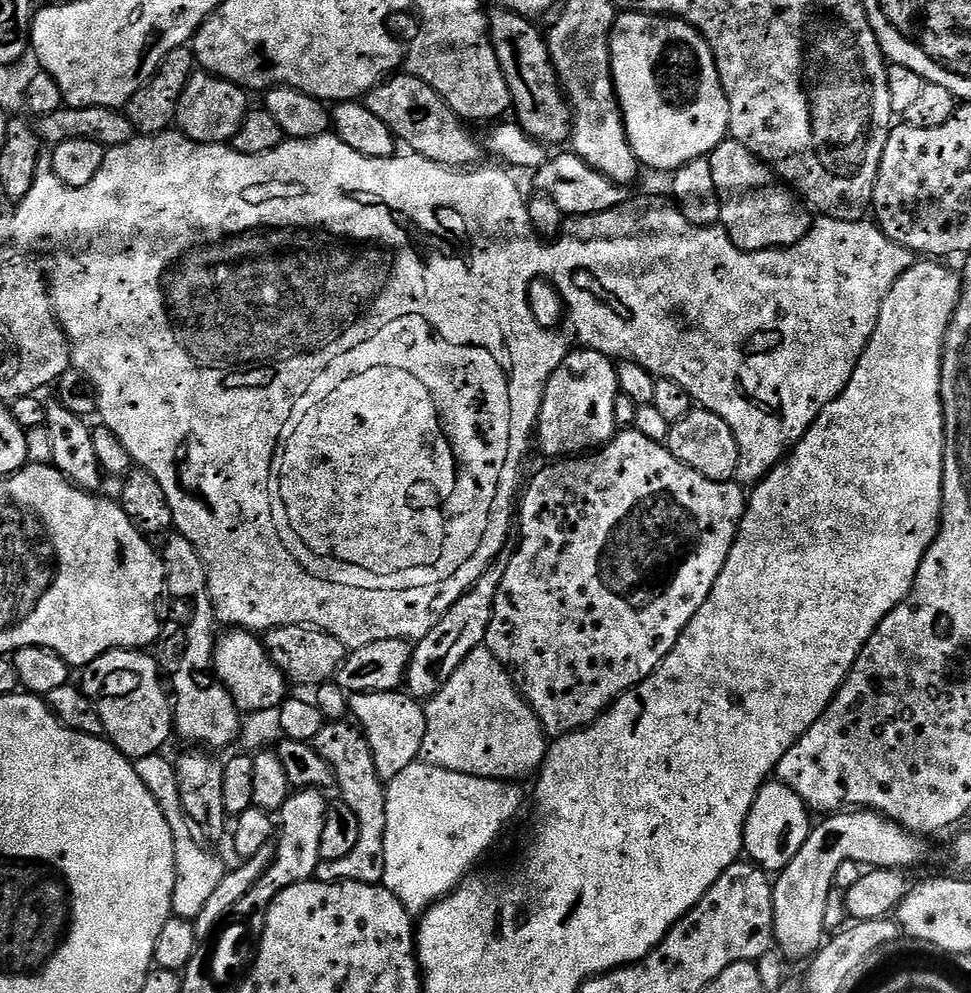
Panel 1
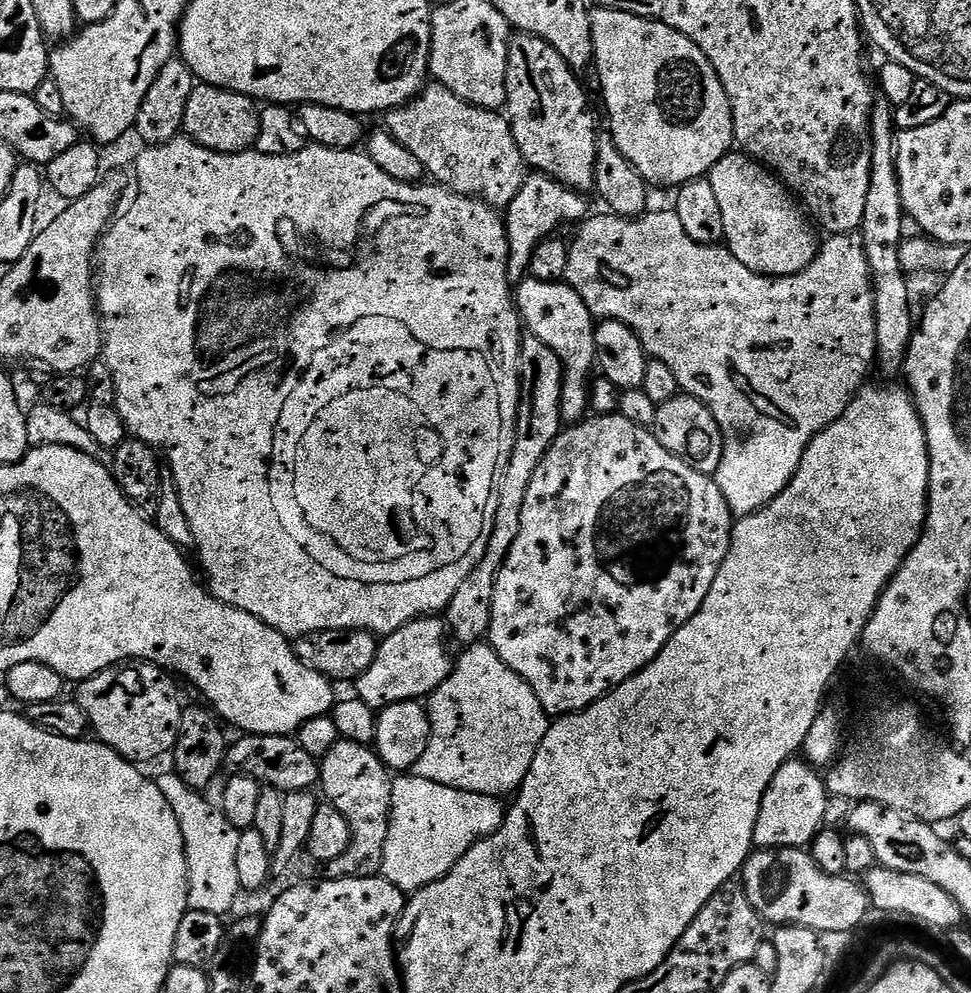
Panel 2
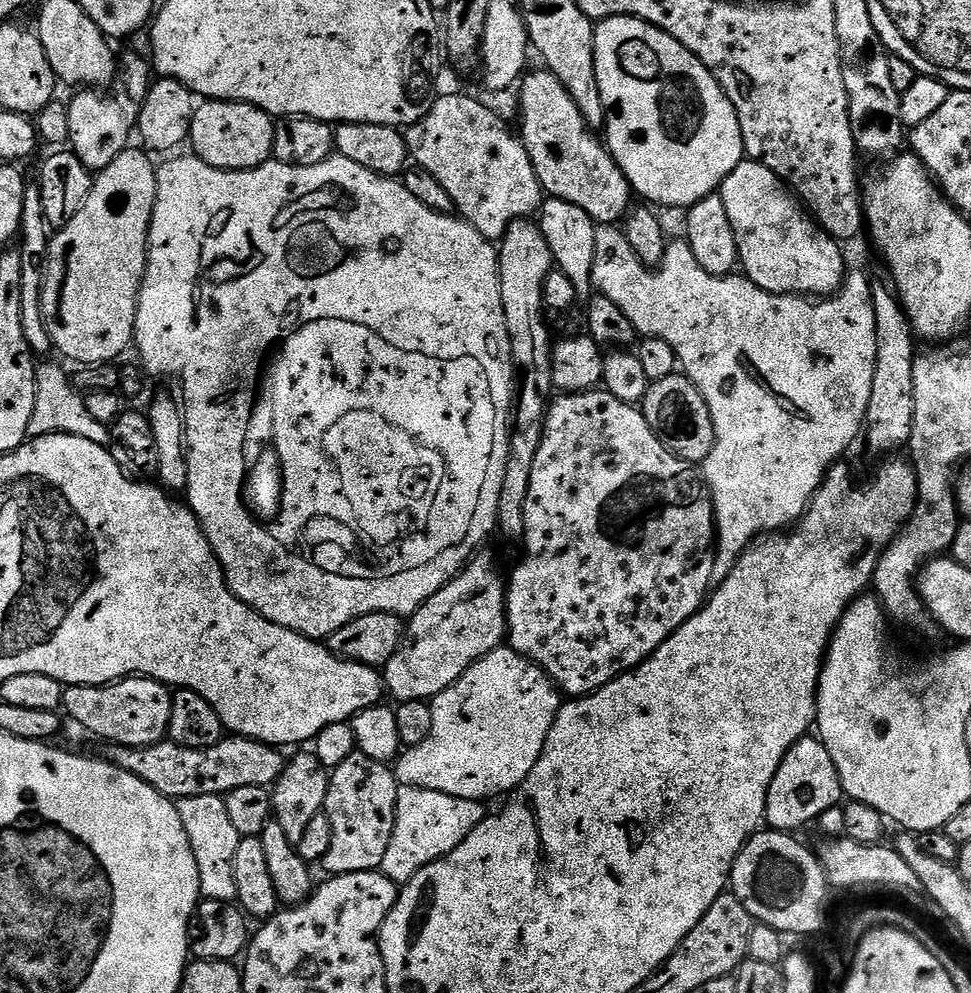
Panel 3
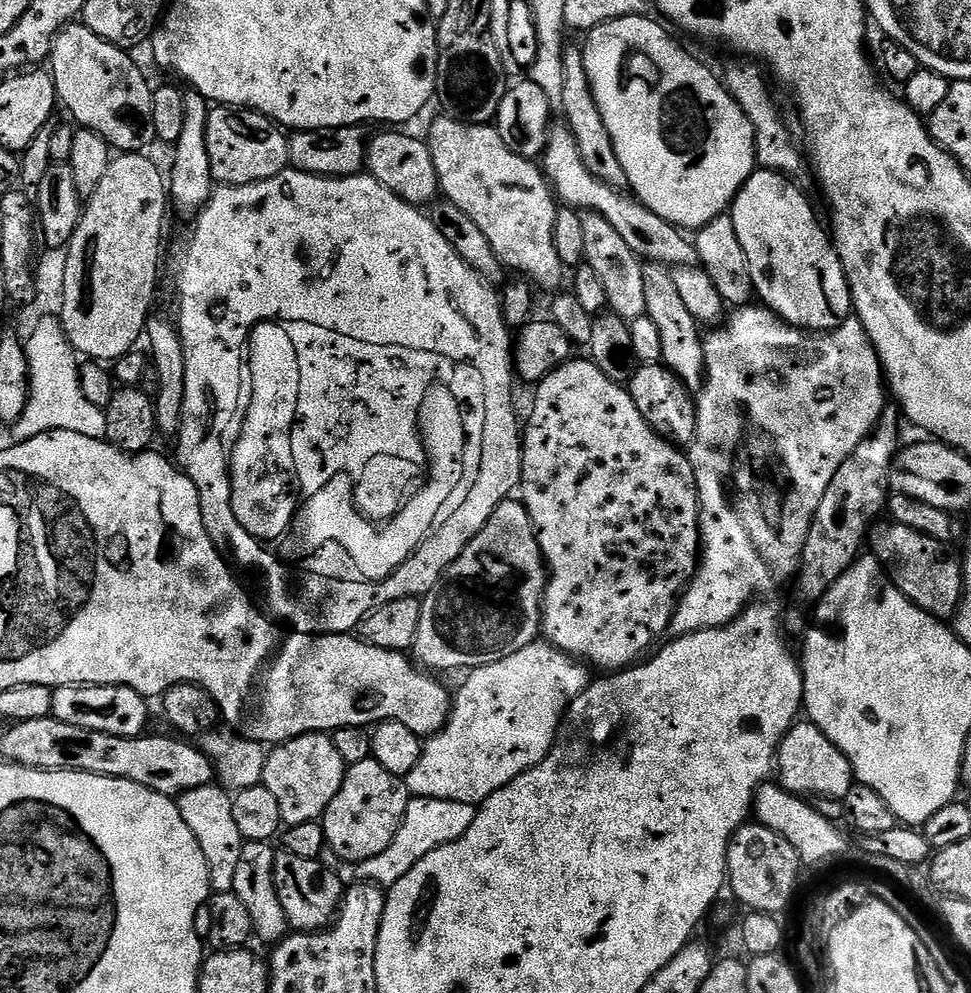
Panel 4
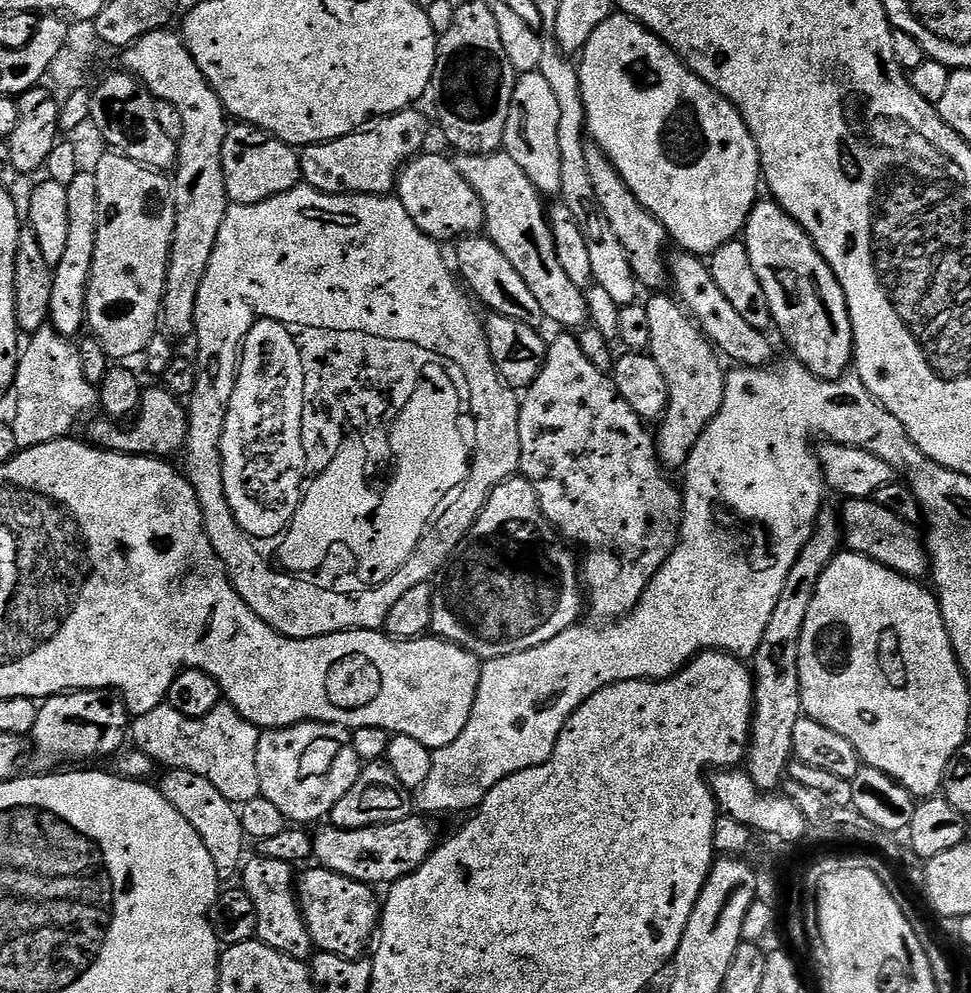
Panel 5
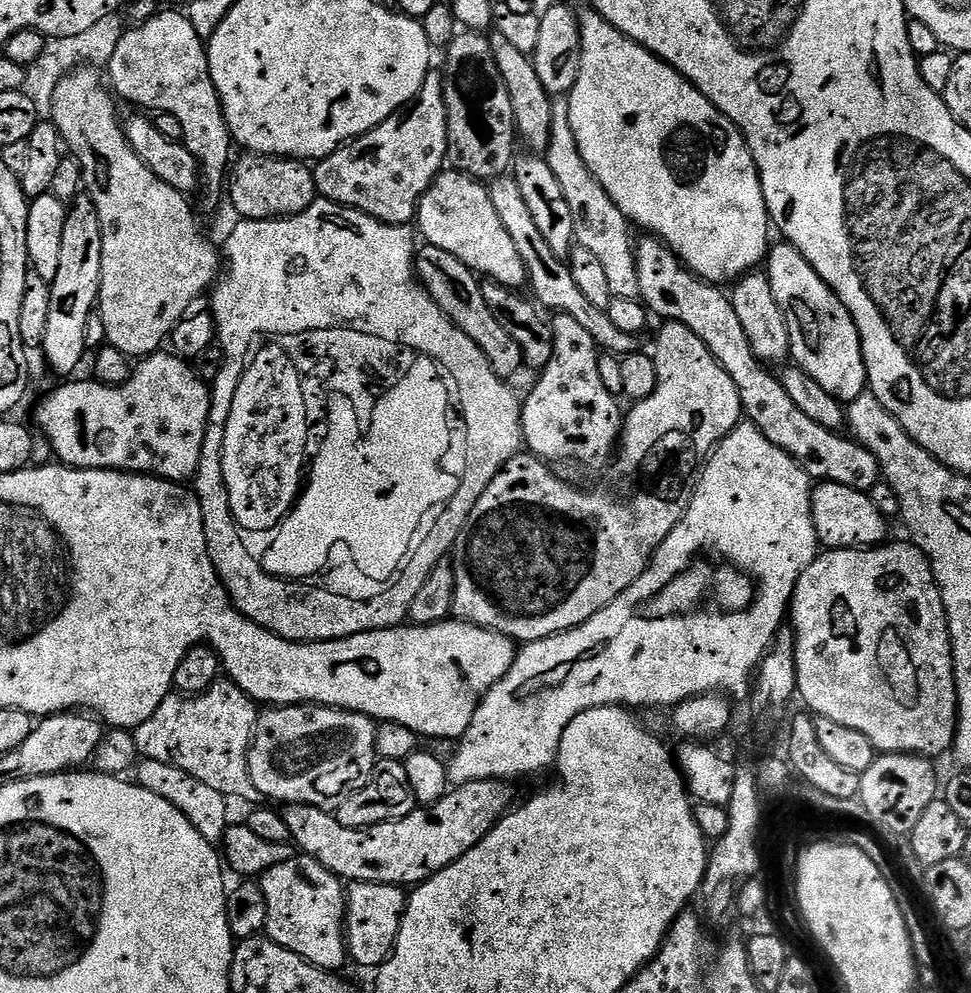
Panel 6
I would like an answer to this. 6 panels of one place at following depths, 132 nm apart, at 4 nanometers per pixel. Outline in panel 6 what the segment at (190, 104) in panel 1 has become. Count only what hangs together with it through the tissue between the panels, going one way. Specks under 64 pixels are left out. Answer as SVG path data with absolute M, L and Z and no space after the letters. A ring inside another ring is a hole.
M244 154L244 157L238 160L235 161L230 172L230 196L232 192L232 208L237 212L237 217L245 220L270 220L297 216L307 210L318 198L314 171L303 160L289 160L287 156L257 156L255 154Z

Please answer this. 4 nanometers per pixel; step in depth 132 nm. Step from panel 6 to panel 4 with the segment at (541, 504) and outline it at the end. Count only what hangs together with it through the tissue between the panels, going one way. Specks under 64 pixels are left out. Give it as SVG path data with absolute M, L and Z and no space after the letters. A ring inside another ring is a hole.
M648 262L643 265L642 271L644 273L644 297L646 298L644 311L650 318L650 322L658 325L658 334L662 334L663 363L689 390L699 389L706 375L701 325L697 324L690 310L686 310L681 296L678 295L678 289L674 286L674 280L670 278L665 268L660 264ZM509 498L501 502L498 510L490 514L486 526L474 539L462 550L459 558L448 567L447 572L440 578L440 583L427 593L422 600L422 622L418 624L418 634L414 646L410 650L415 663L421 669L427 670L432 674L440 672L456 672L459 668L471 670L473 668L485 668L490 666L490 662L502 662L502 658L510 658L510 654L518 654L518 650L526 650L526 646L537 643L538 637L542 632L542 605L544 602L544 587L548 584L548 569L544 562L544 555L536 541L536 528L532 525L530 514L524 508L519 499Z

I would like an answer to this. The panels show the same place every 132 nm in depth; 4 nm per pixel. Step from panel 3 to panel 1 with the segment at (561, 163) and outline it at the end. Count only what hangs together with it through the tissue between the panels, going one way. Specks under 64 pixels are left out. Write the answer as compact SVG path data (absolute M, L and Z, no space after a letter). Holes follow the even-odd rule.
M496 10L488 16L488 32L492 36L494 54L498 54L498 62L502 66L502 74L510 86L512 108L516 116L515 123L526 130L528 134L539 140L545 146L560 144L569 139L572 134L572 108L568 104L568 97L560 86L560 79L556 76L556 68L548 53L548 42L543 31L535 28L533 21L527 16L520 16L517 12Z

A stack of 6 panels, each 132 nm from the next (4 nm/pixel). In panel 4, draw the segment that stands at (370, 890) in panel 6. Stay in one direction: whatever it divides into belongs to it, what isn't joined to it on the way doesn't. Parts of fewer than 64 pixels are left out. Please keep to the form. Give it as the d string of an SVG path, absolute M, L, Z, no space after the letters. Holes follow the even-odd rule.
M283 850L277 851L272 867L274 890L289 925L296 932L322 932L335 921L340 911L340 901L344 898L346 884L343 884L320 860L298 858Z

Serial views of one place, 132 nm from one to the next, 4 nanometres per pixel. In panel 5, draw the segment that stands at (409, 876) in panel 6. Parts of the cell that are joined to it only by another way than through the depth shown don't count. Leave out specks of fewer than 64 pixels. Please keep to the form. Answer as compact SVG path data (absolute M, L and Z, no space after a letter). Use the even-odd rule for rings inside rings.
M413 814L398 822L379 824L358 830L346 830L325 826L315 833L312 854L315 863L329 868L346 878L354 878L363 884L391 886L397 880L418 870L437 847L436 832L423 815Z

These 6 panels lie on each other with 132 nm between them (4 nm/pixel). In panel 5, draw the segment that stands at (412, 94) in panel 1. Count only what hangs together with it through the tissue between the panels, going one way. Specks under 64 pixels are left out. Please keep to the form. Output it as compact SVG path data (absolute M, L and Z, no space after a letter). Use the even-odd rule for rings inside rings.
M506 154L491 156L461 155L455 161L456 169L470 182L472 189L480 195L484 204L484 225L487 239L493 240L510 258L514 270L522 274L526 286L538 298L545 317L556 324L561 324L564 330L580 330L589 323L588 297L570 277L562 270L562 262L558 262L558 254L552 237L552 227L548 224L546 204L536 187L522 174L522 166L514 162Z

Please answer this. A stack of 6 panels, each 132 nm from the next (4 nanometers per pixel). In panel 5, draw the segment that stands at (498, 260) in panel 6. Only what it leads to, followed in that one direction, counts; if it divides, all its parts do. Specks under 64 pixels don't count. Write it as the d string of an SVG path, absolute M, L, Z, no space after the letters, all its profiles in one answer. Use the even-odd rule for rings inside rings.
M421 154L409 160L398 181L398 198L406 206L406 214L414 218L414 226L437 242L455 241L476 234L485 227L484 204L480 195L462 178L455 163L444 156Z

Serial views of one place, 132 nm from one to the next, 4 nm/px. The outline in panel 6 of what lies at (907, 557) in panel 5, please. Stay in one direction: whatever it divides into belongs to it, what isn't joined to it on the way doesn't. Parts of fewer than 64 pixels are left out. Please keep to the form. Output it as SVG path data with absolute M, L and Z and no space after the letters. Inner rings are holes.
M820 482L813 487L812 517L817 541L828 550L874 548L889 539L889 521L880 513L878 506L874 506L867 492L850 490L850 486L842 486L838 482Z

